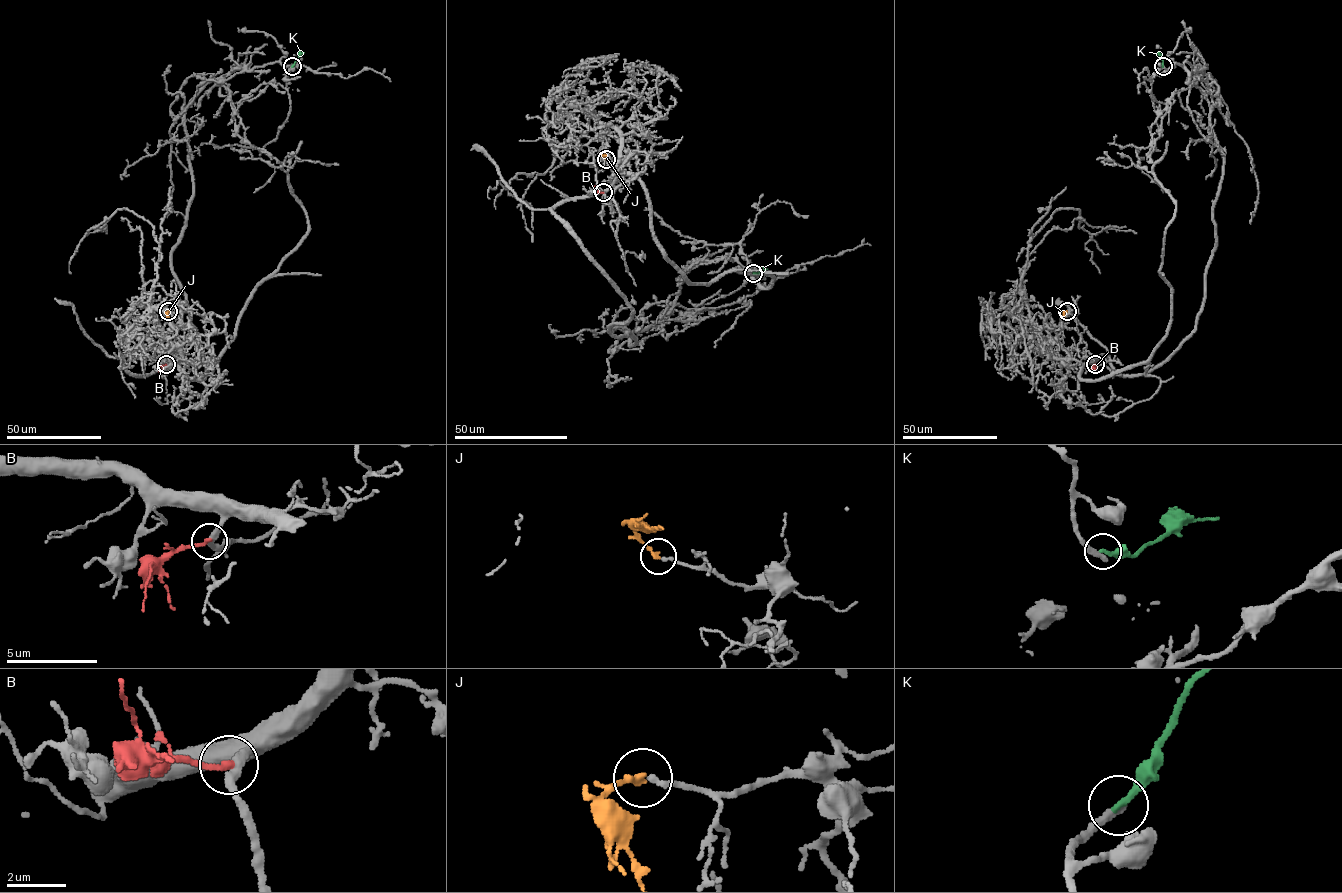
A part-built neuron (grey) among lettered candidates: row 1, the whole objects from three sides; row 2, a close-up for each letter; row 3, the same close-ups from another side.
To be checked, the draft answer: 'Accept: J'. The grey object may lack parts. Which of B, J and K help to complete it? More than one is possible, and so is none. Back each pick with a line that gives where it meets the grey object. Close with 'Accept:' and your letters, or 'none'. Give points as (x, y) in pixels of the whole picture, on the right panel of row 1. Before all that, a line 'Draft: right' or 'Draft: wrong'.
Draft: wrong
B: meets grey at (1095, 364)
J: meets grey at (1067, 311)
Accept: B, J

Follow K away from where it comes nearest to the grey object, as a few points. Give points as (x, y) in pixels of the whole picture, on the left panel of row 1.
K: (292, 67), (304, 52)

